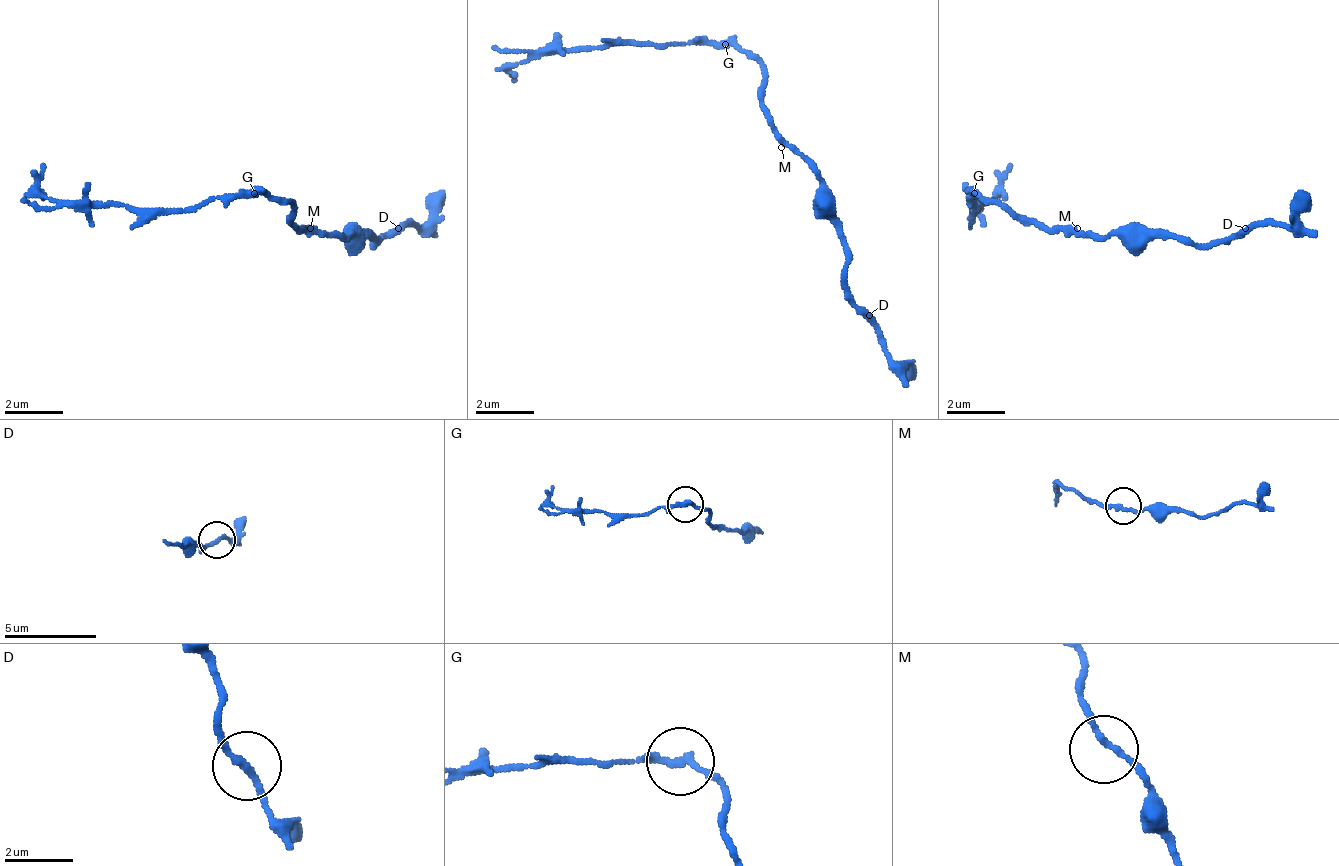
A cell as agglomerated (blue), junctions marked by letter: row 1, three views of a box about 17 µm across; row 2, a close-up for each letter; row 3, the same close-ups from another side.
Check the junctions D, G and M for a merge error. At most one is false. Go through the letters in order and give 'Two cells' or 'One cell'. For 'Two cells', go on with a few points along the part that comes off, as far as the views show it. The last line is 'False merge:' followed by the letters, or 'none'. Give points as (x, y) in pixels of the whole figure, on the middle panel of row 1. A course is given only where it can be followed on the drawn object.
D: One cell
G: Two cells. Course of the part to remove: (723, 45), (541, 45), (512, 67), (512, 82)
M: One cell
False merge: G

